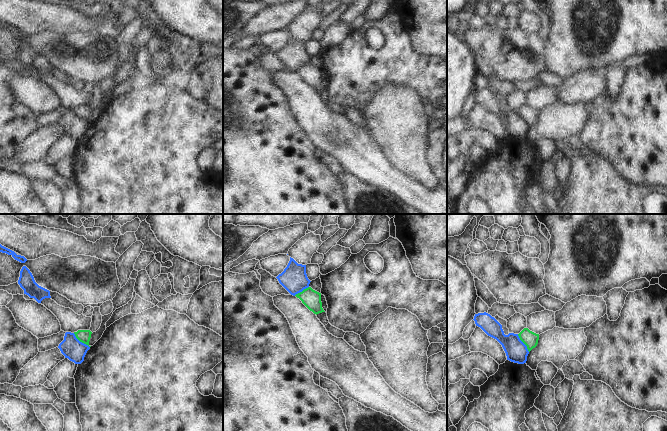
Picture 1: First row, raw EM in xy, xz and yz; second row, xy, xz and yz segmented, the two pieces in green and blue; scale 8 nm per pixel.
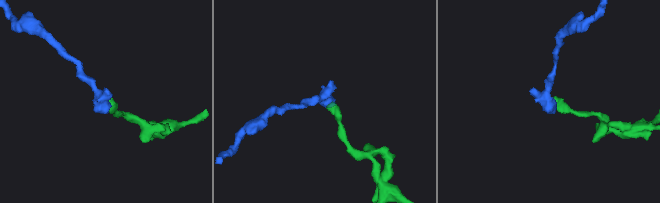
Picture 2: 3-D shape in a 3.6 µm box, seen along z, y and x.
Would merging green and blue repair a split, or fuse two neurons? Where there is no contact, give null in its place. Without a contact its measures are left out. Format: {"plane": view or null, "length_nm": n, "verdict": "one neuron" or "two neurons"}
{"plane": "xy", "length_nm": 180, "verdict": "two neurons"}

